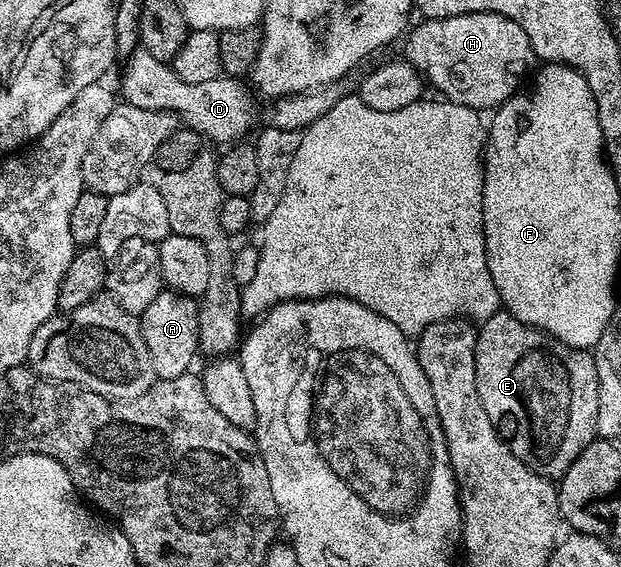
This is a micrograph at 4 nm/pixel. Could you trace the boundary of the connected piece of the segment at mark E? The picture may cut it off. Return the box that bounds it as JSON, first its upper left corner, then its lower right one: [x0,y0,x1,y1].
[474,309,598,480]

